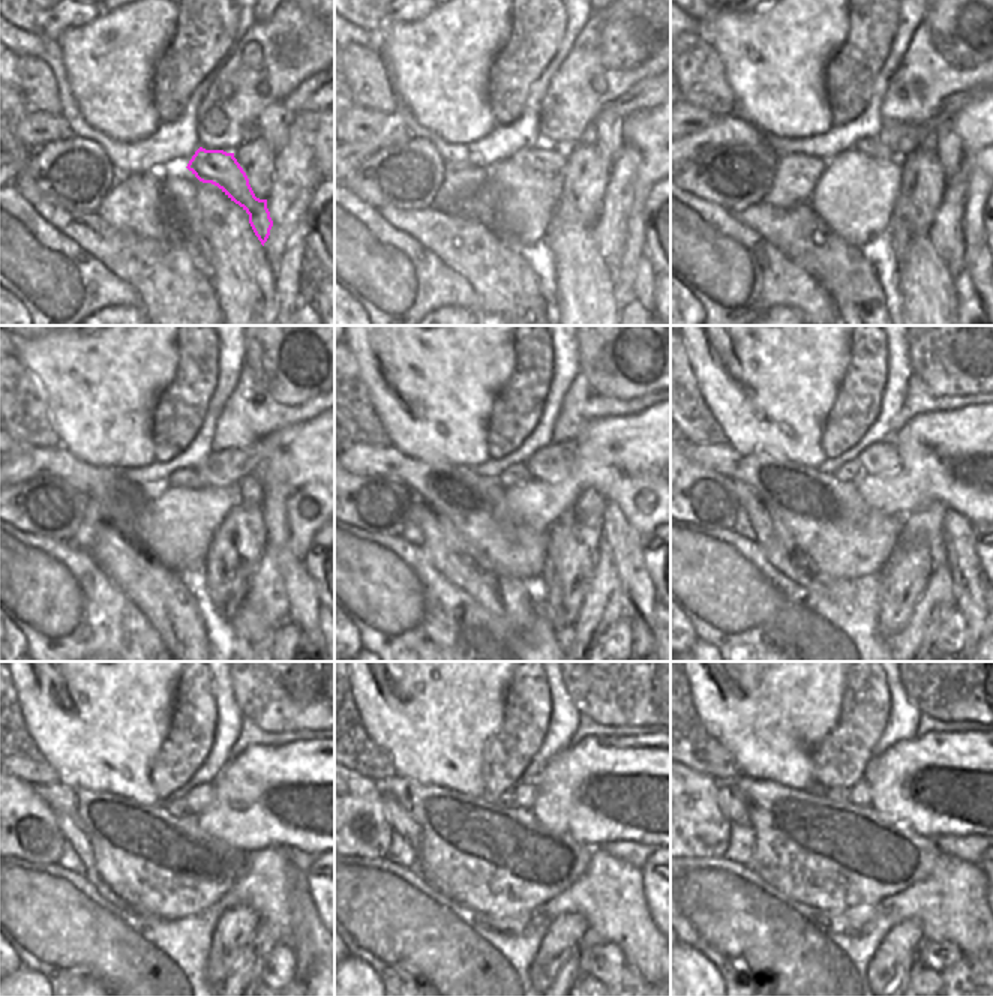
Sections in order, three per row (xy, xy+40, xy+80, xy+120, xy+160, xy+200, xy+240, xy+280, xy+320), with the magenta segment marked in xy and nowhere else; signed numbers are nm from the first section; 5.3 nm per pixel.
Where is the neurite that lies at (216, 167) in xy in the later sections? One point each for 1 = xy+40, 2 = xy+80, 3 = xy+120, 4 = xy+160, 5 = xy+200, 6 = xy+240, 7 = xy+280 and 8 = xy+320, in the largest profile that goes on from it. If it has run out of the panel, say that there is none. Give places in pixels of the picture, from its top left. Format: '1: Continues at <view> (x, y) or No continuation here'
1: Continues at xy+40 (549, 161)
2: Continues at xy+80 (872, 147)
3: Continues at xy+120 (185, 477)
4: Continues at xy+160 (518, 474)
5: Continues at xy+200 (852, 471)
6: Continues at xy+240 (177, 807)
7: Continues at xy+280 (507, 798)
8: Continues at xy+320 (839, 792)

